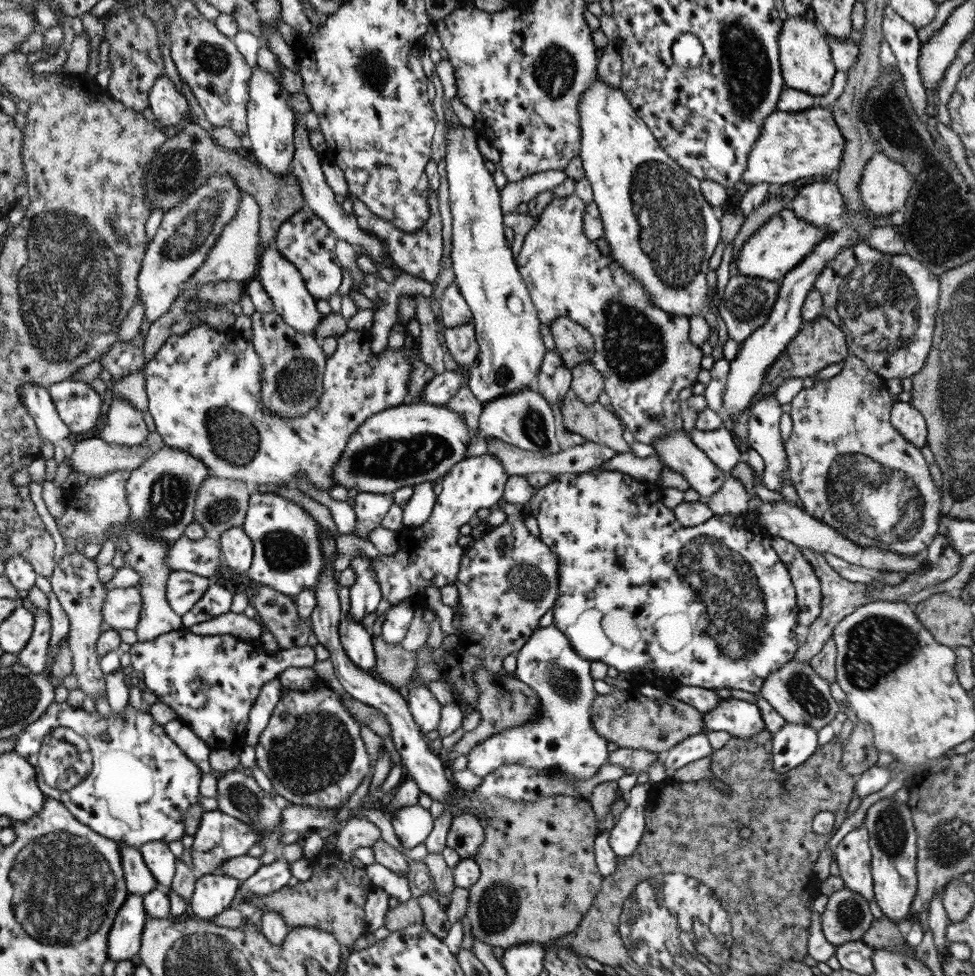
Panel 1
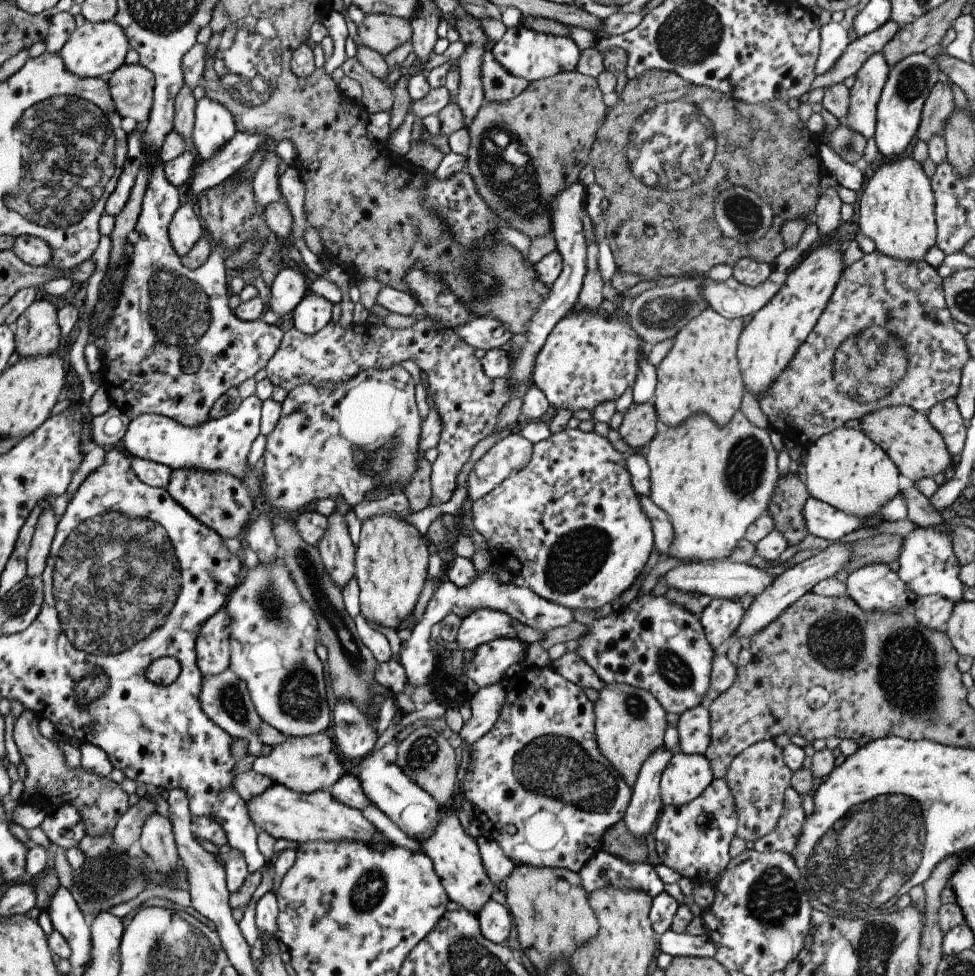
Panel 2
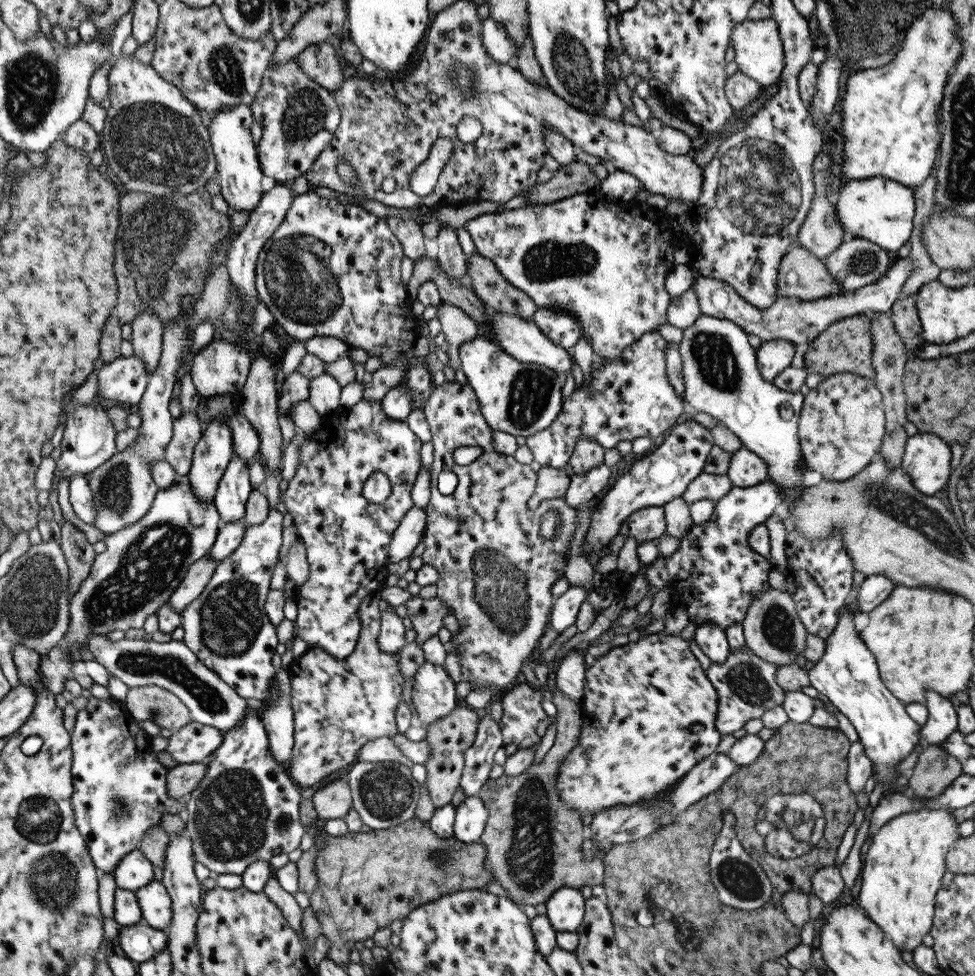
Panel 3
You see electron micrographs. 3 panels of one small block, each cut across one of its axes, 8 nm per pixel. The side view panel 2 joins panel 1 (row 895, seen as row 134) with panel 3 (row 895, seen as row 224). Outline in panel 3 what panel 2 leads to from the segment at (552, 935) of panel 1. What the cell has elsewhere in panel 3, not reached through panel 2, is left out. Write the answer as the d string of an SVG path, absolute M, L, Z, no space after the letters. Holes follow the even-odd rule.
M550 684L549 689L553 703L557 708L557 735L553 746L538 765L528 767L518 776L504 774L497 779L488 779L477 794L486 806L489 817L481 836L481 843L486 847L487 857L485 867L493 872L493 878L498 880L506 889L508 898L515 903L530 904L536 906L546 902L555 890L562 887L576 887L602 885L605 879L605 864L601 855L595 855L592 860L582 857L582 844L584 834L582 828L582 814L580 811L572 811L562 801L555 785L559 777L559 766L566 755L575 747L582 724L582 707L576 704L565 692L562 692L557 684Z

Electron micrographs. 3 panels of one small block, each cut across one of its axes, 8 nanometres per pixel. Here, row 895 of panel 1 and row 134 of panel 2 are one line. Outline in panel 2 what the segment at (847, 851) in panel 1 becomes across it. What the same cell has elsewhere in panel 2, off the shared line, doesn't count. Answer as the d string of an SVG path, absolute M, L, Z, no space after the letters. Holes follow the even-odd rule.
M876 52L858 70L854 85L849 90L850 108L845 120L850 130L866 139L875 134L877 104L890 70L883 52Z

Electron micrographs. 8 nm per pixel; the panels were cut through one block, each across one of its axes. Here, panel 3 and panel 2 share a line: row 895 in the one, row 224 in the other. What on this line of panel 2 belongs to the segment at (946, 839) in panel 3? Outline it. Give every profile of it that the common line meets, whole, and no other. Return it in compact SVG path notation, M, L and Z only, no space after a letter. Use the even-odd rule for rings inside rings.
M910 156L881 160L869 169L868 174L868 184L860 196L859 228L862 236L871 238L878 251L896 260L923 260L928 249L936 245L937 226L935 196L922 164Z

